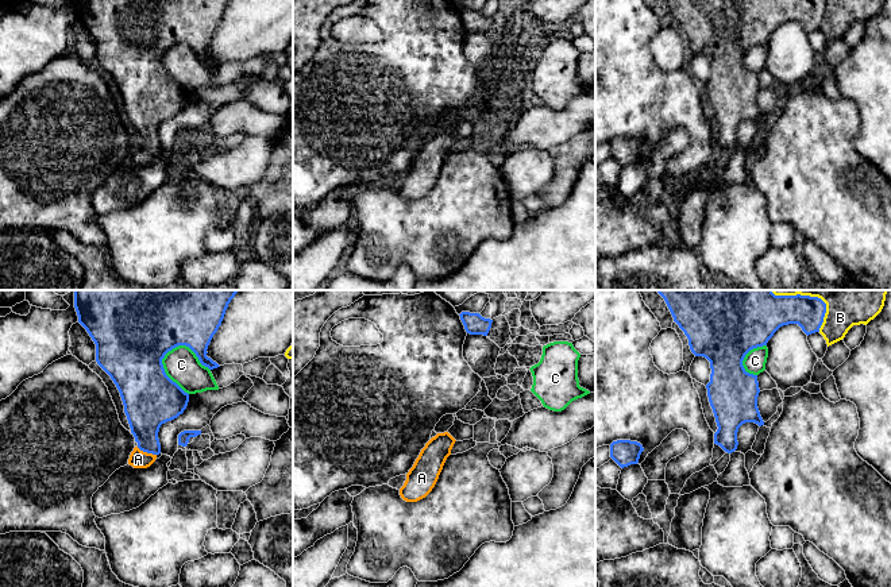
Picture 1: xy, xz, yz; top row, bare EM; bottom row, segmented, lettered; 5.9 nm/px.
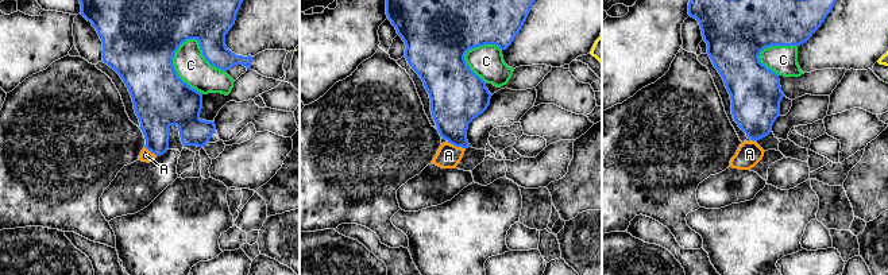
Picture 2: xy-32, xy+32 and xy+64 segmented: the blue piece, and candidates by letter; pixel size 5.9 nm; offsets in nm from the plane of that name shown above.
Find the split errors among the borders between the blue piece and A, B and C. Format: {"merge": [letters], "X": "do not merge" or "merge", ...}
{"merge": ["A"], "A": "merge", "B": "do not merge", "C": "do not merge"}

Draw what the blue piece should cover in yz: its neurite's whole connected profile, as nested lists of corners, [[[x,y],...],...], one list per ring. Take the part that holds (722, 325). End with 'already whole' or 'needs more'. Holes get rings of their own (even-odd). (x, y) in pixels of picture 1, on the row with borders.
[[[657,290],[664,298],[674,321],[684,332],[695,356],[710,362],[710,382],[706,385],[717,432],[714,444],[725,452],[737,449],[737,432],[745,422],[764,425],[757,408],[760,393],[757,375],[742,366],[745,355],[757,347],[767,345],[774,333],[783,325],[798,324],[809,336],[819,332],[826,313],[826,304],[810,296],[775,296],[772,290]]]; already whole

